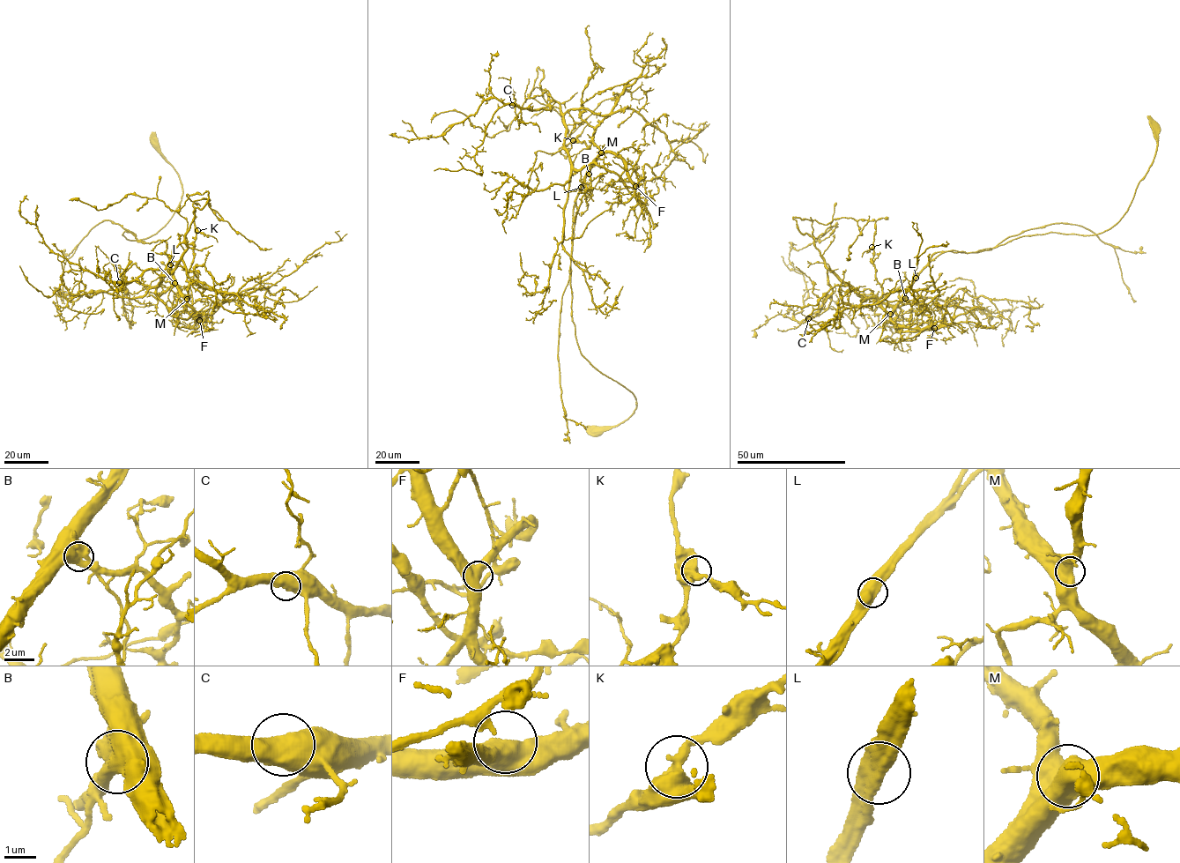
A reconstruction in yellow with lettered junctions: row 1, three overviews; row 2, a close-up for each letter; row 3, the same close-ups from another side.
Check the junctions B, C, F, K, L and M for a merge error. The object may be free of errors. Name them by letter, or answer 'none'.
B

